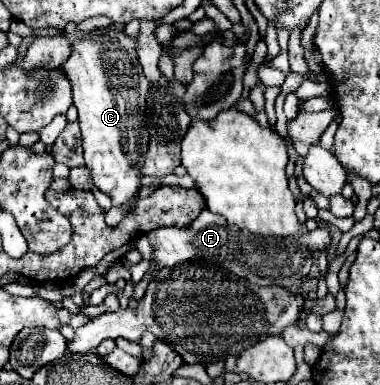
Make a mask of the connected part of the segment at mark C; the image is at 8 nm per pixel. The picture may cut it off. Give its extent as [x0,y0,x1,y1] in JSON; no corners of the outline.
[62,30,150,212]

